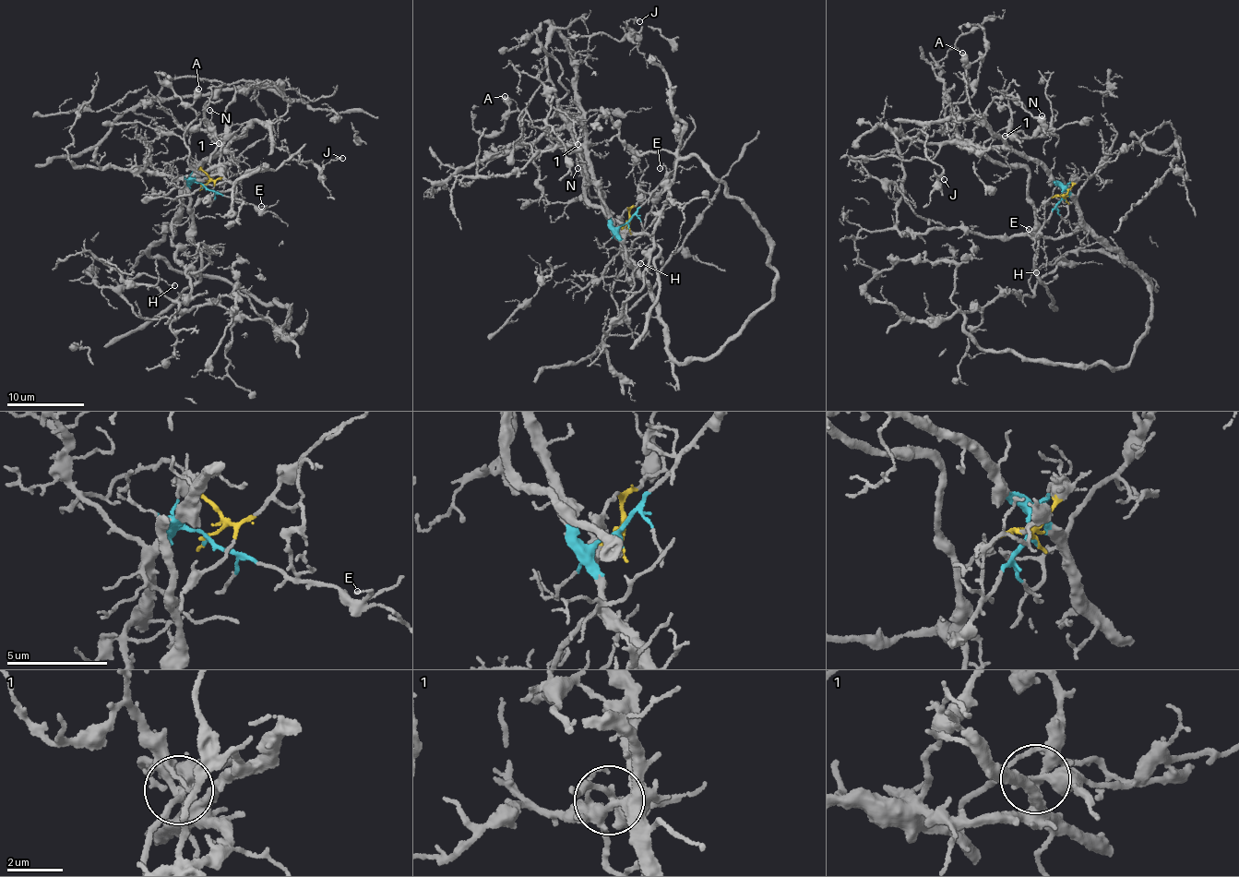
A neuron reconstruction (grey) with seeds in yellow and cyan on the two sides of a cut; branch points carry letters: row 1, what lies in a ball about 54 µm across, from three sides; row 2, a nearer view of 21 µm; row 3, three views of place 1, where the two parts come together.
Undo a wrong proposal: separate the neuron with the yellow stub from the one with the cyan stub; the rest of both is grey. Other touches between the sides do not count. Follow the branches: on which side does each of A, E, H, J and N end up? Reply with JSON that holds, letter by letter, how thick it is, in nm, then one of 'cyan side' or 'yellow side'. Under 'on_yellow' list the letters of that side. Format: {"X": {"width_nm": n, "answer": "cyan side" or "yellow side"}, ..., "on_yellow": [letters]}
{"A": {"width_nm": 480, "answer": "yellow side"}, "E": {"width_nm": 140, "answer": "cyan side"}, "H": {"width_nm": 140, "answer": "cyan side"}, "J": {"width_nm": 110, "answer": "cyan side"}, "N": {"width_nm": 110, "answer": "yellow side"}, "on_yellow": ["A", "N"]}

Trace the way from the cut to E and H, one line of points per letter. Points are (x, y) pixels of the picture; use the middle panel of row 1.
E: (628, 226), (632, 215), (663, 182), (666, 168), (660, 168)
H: (628, 226), (678, 362), (718, 353), (772, 294), (768, 231), (694, 156), (619, 319), (641, 263)

